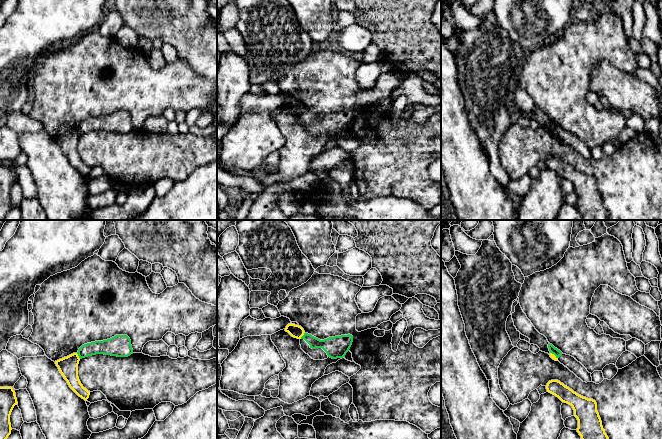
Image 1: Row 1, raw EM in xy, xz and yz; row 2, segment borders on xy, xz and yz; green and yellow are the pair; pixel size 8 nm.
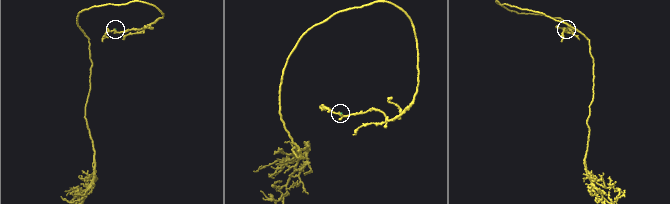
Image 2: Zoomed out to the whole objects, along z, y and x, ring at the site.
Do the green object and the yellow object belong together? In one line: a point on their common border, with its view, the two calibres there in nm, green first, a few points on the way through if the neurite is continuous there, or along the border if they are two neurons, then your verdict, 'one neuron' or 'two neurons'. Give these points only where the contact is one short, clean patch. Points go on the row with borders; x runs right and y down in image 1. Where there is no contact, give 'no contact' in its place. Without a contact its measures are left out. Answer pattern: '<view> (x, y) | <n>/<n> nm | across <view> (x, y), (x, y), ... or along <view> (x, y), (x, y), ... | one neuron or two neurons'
xz (303, 335) | 150/110 nm | along xz (304, 332), (300, 338) | two neurons

